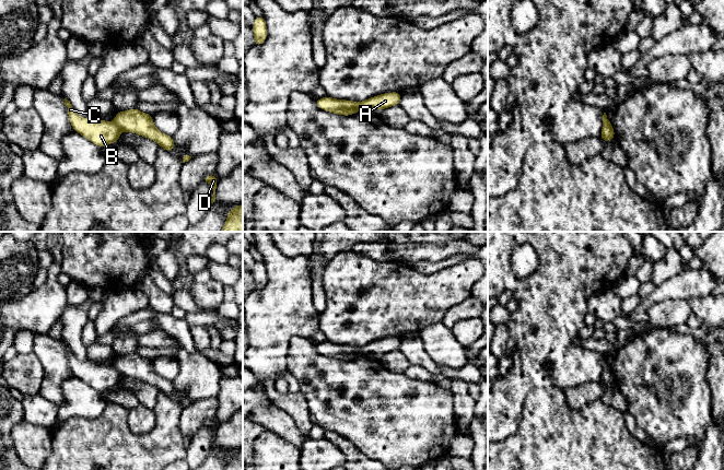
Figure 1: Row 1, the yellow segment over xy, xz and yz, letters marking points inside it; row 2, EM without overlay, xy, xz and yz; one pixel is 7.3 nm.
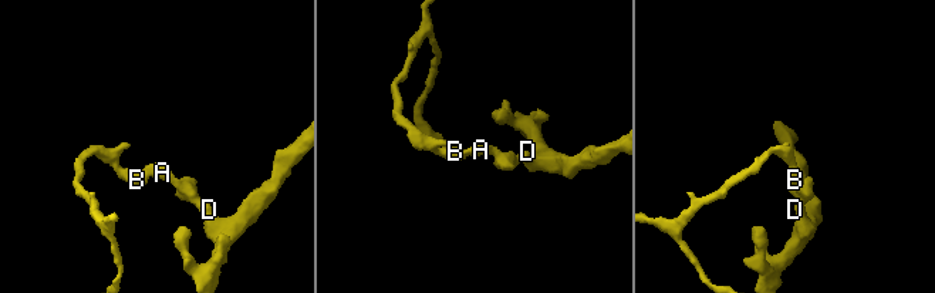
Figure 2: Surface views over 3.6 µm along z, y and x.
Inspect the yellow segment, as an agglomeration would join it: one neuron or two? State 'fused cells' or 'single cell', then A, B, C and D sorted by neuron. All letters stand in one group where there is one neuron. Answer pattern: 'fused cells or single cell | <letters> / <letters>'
fused cells | A D / B C

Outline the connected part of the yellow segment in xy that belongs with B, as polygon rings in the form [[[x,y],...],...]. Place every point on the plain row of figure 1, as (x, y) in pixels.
[[[66,343],[65,350],[68,352],[68,362],[73,376],[100,392],[119,386],[121,375],[115,367],[100,365],[94,362],[81,363]]]

